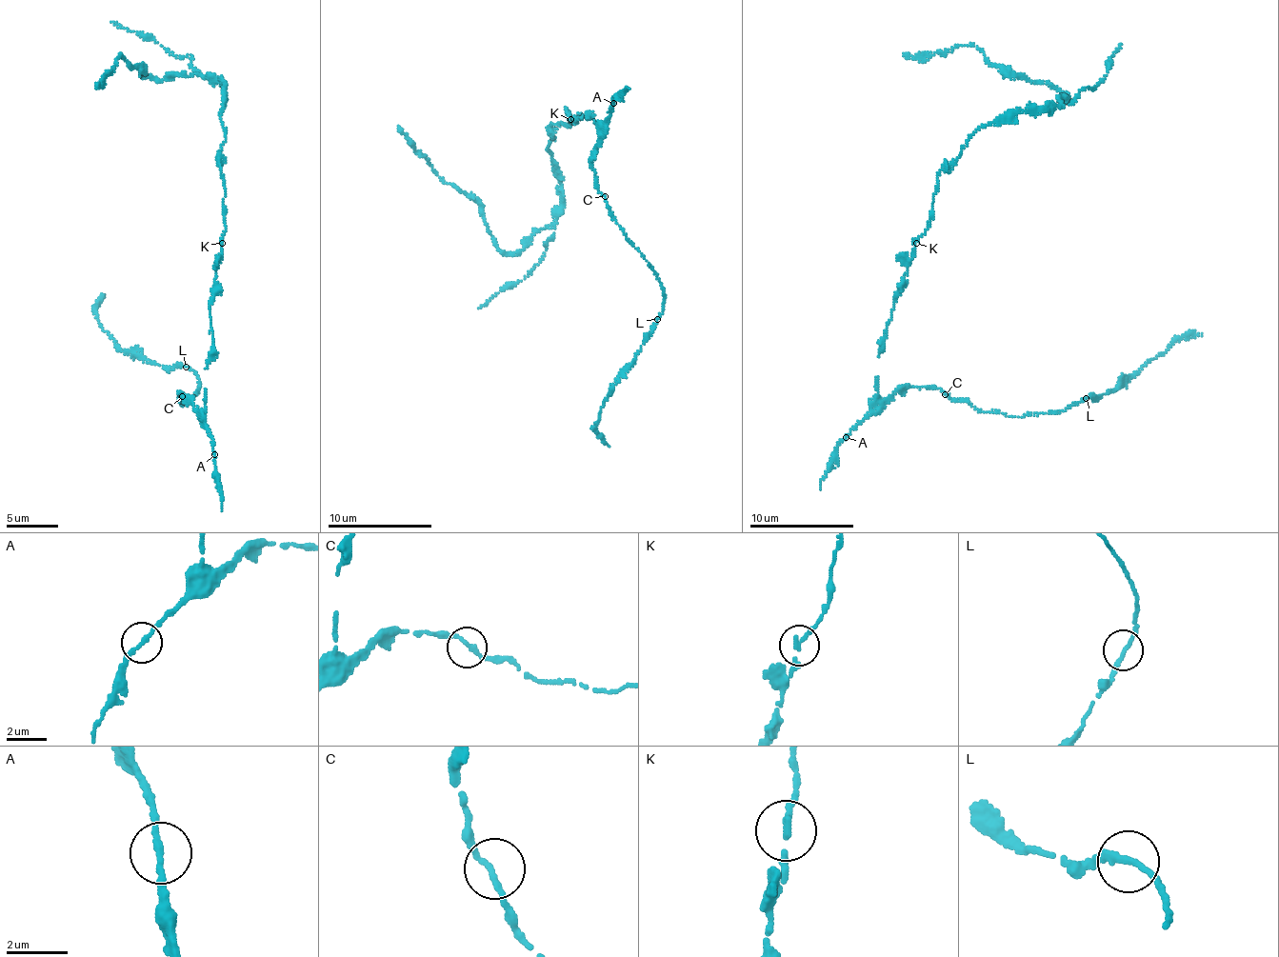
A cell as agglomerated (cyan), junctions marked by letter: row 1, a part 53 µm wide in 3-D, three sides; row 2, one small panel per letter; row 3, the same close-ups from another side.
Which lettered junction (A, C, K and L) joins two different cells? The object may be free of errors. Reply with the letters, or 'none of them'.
none of them

